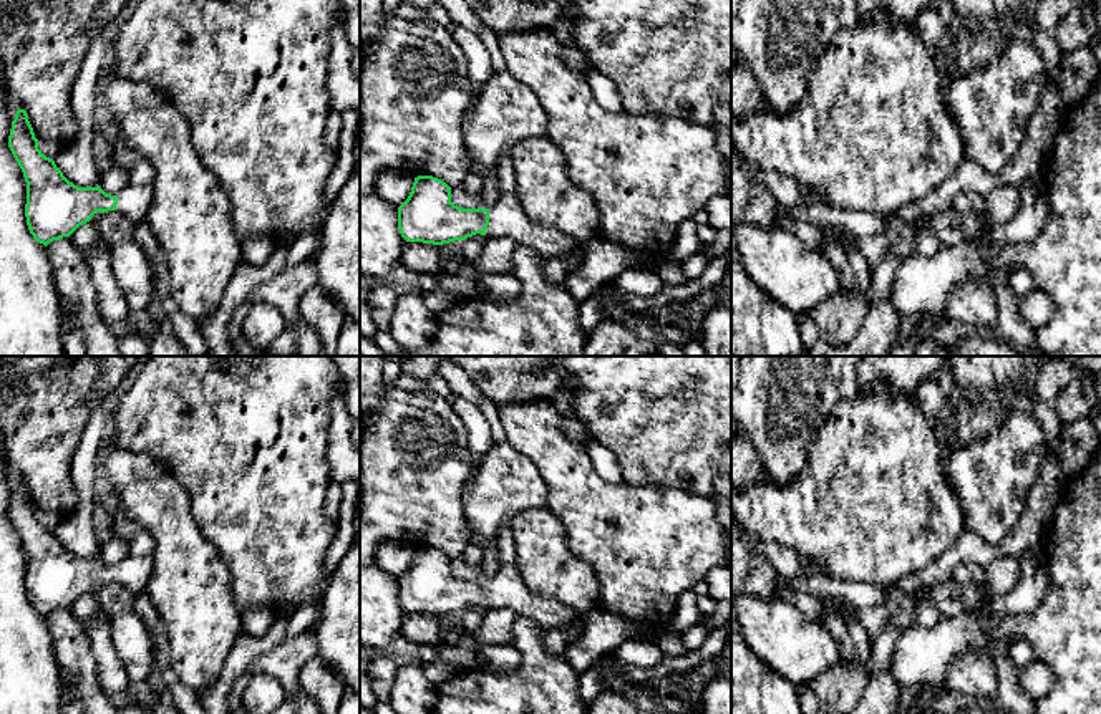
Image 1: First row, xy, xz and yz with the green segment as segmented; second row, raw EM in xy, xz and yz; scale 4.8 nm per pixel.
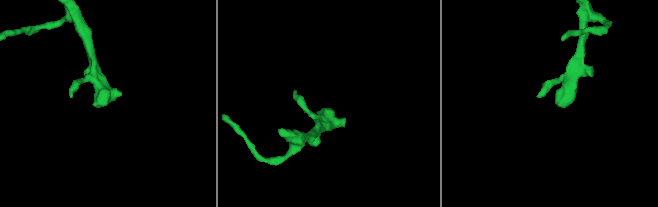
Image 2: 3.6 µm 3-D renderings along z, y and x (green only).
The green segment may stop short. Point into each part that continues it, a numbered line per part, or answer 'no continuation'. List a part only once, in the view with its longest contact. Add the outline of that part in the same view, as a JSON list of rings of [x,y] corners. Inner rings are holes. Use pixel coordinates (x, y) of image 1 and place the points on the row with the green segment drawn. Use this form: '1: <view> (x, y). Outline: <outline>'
1: xz (506, 217). Outline: [[[504,152],[497,159],[496,182],[501,195],[499,200],[489,207],[487,239],[506,237],[549,258],[562,258],[572,250],[582,250],[584,244],[577,239],[527,219],[516,194],[511,152]]]

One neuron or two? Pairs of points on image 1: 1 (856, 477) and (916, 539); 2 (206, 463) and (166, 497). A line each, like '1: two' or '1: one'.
1: one
2: two

